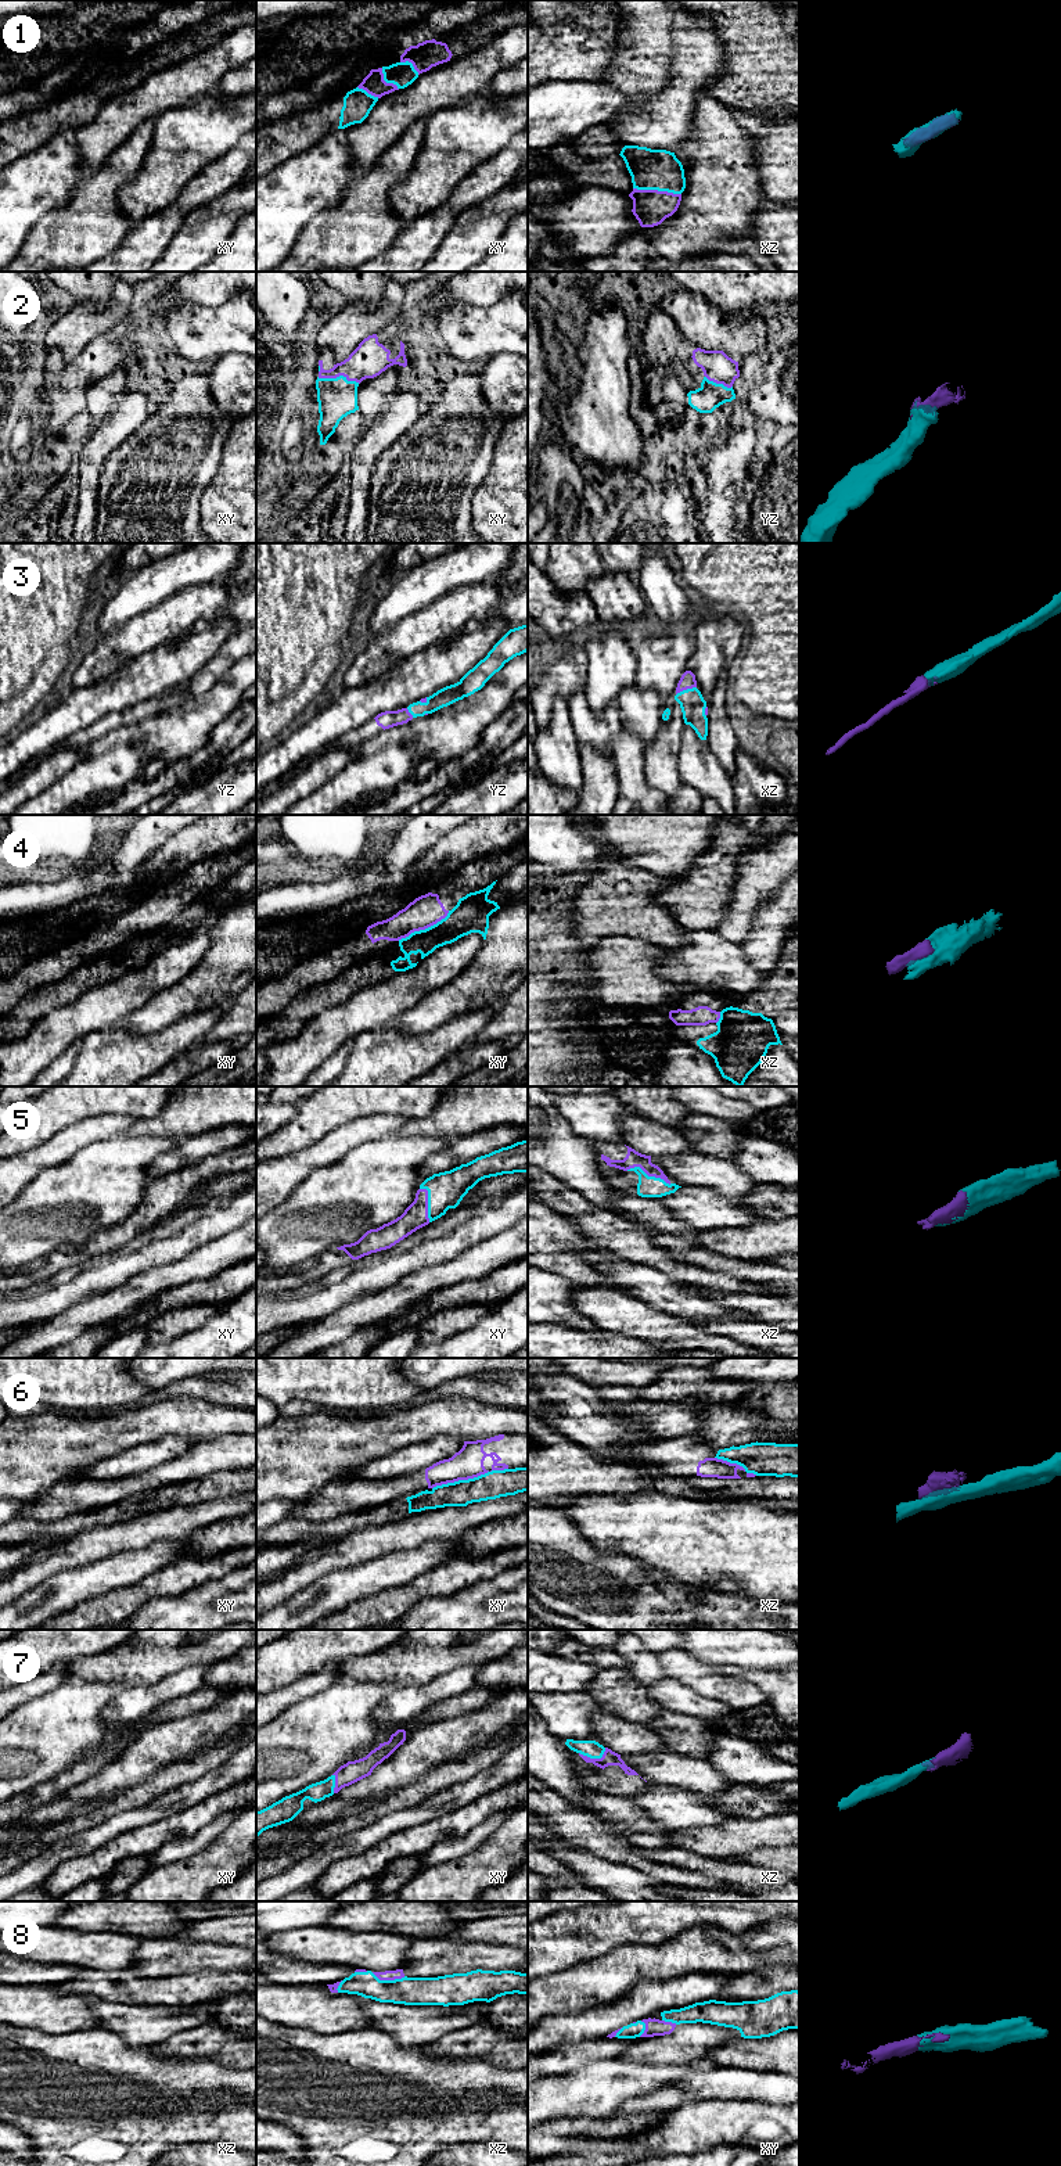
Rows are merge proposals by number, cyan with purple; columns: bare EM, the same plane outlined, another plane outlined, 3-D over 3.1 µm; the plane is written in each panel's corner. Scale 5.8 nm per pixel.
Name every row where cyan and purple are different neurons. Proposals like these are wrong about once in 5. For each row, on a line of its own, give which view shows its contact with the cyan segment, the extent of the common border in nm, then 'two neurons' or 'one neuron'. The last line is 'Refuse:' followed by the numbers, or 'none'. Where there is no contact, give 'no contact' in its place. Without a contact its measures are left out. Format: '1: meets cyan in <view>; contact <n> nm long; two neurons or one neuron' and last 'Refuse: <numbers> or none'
1: meets cyan in xz; contact 280 nm long; one neuron
2: meets cyan in xy; contact 260 nm long; one neuron
3: meets cyan in xz; contact 130 nm long; one neuron
4: meets cyan in xy; contact 340 nm long; one neuron
5: meets cyan in xz; contact 280 nm long; one neuron
6: meets cyan in xy; contact 340 nm long; two neurons
7: meets cyan in xz; contact 160 nm long; one neuron
8: meets cyan in xz; contact 200 nm long; one neuron
Refuse: 6

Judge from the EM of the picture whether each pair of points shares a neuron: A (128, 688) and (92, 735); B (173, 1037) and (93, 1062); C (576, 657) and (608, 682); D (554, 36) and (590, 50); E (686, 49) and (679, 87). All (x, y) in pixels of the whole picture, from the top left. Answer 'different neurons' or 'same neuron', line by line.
A: different neurons
B: same neuron
C: different neurons
D: same neuron
E: same neuron

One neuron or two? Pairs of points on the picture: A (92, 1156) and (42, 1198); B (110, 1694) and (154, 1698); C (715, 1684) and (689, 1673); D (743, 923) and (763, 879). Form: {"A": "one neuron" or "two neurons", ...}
{"A": "one neuron", "B": "two neurons", "C": "one neuron", "D": "one neuron"}

